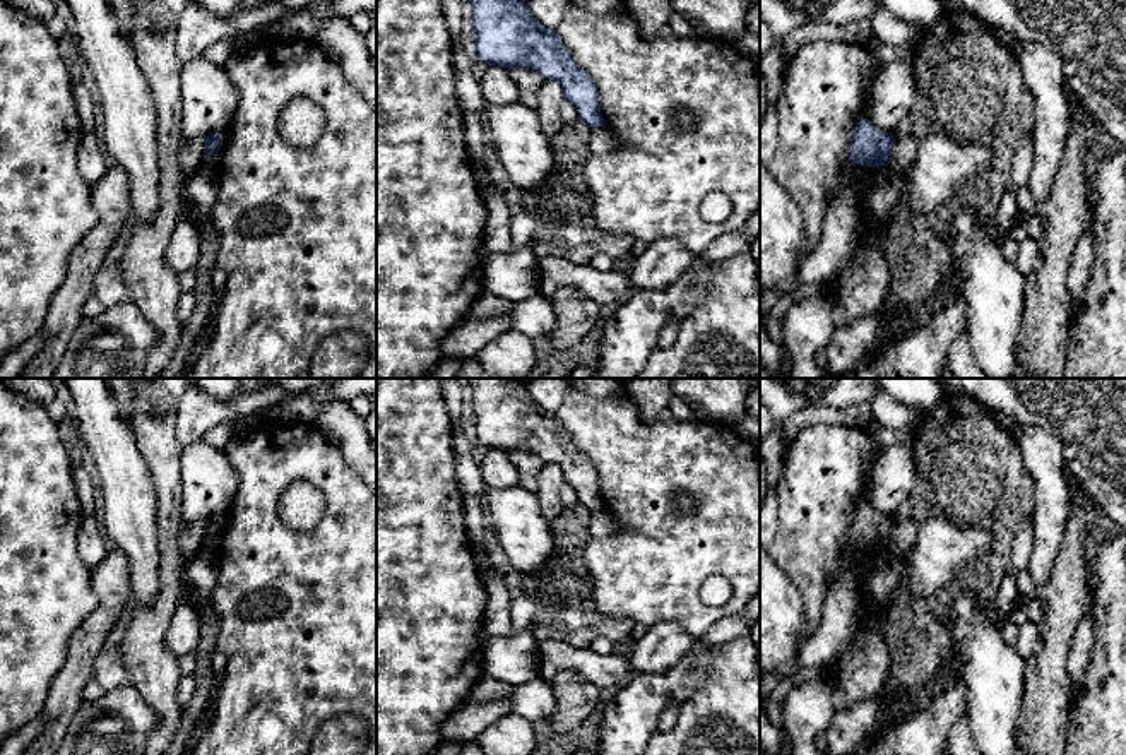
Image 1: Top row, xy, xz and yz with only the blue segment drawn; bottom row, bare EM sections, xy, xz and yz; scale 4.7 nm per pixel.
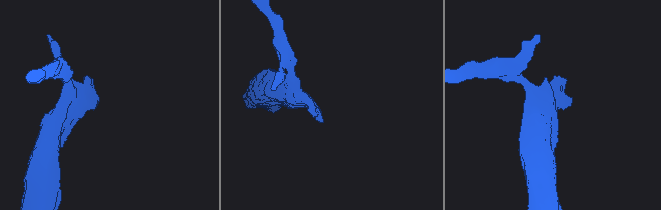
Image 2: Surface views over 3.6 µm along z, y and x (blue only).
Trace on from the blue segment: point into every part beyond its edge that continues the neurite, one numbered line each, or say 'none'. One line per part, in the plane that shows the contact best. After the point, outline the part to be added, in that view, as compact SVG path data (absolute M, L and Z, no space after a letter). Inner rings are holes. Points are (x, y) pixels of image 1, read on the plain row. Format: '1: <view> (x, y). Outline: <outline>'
none

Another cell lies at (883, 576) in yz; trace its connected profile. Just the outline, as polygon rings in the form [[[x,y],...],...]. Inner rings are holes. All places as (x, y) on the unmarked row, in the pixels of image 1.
[[[890,548],[874,556],[873,567],[866,572],[869,579],[869,601],[876,606],[886,606],[893,589],[898,584],[902,558]]]

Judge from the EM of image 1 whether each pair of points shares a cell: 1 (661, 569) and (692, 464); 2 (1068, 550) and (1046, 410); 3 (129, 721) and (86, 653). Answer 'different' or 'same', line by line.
1: same
2: different
3: different

